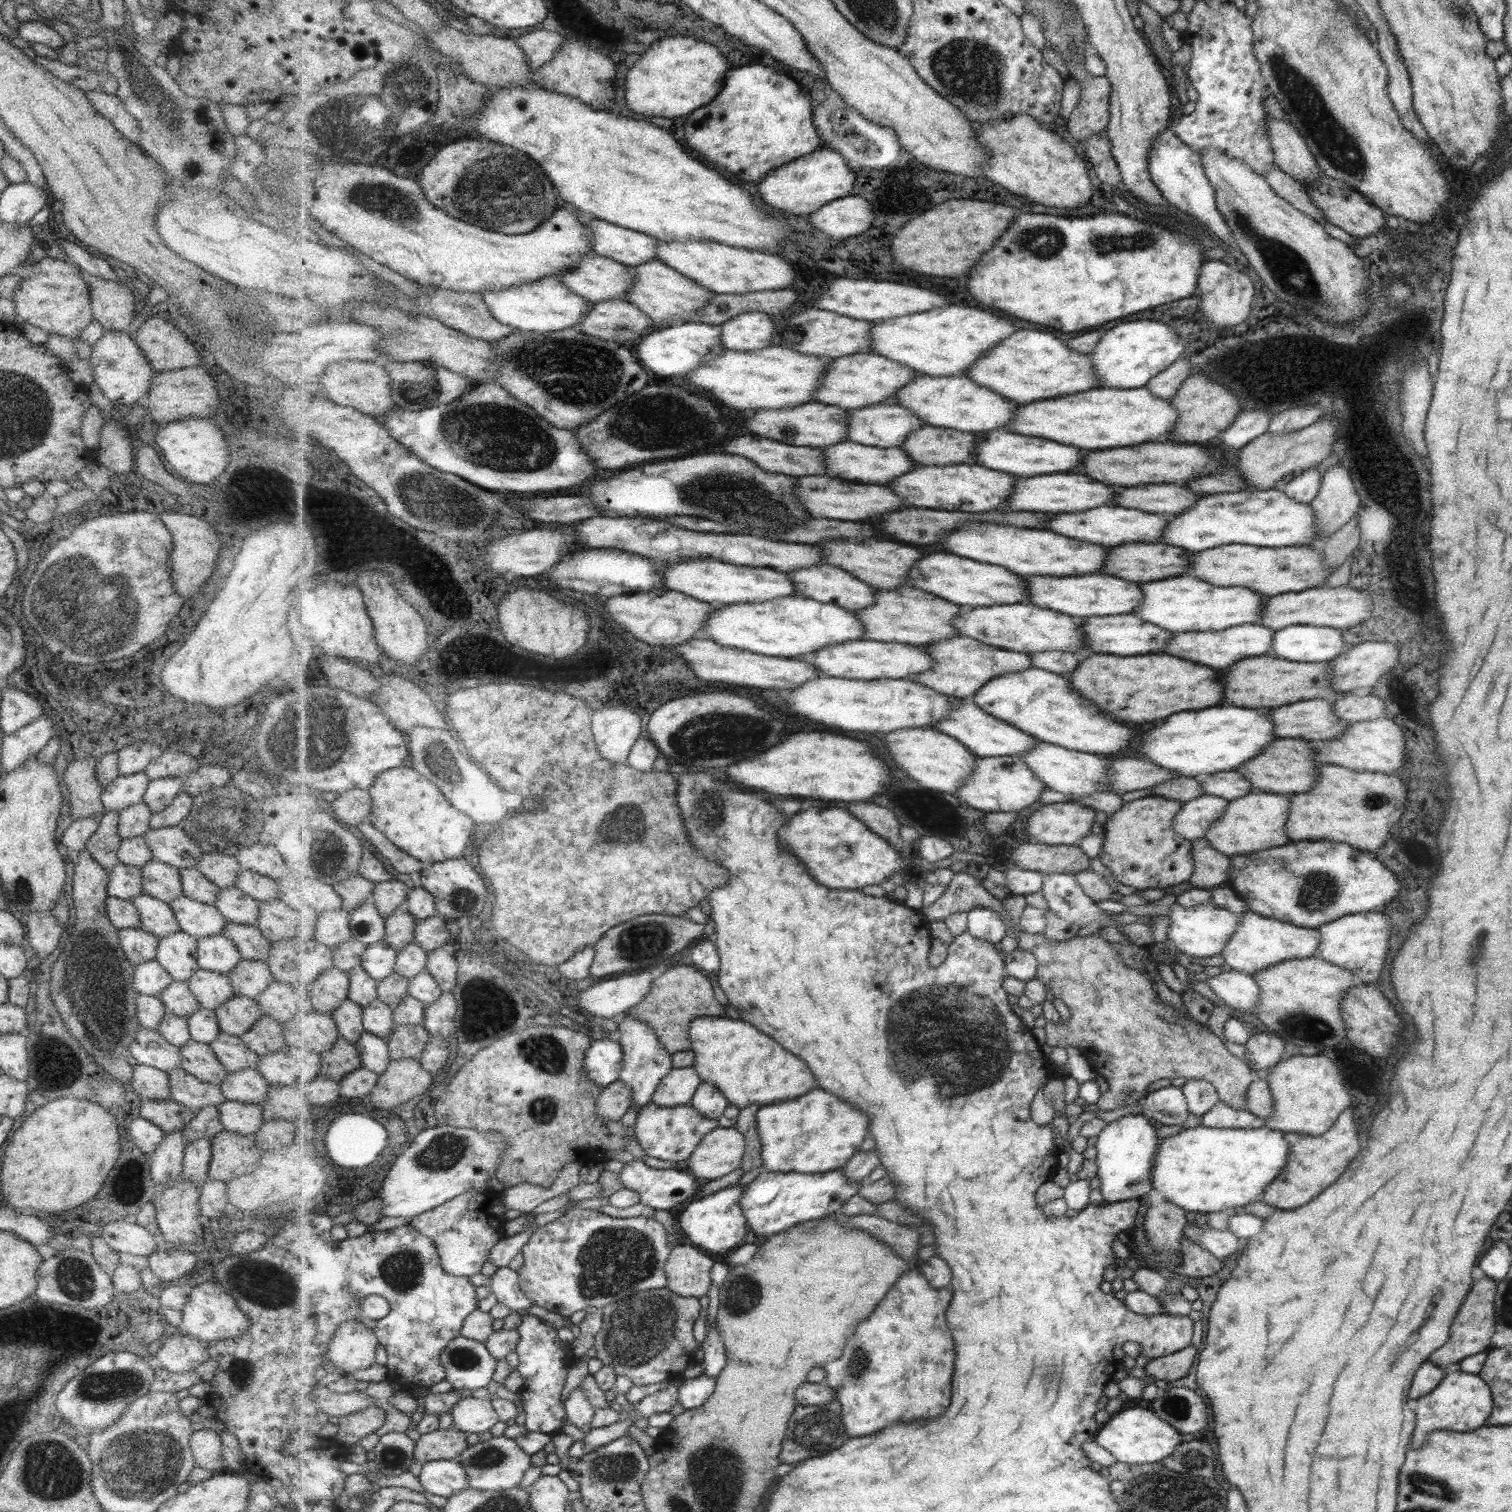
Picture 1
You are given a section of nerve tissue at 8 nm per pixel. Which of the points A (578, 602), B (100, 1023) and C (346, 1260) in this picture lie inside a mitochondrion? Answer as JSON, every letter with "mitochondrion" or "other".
{"A":"other","B":"mitochondrion","C":"other"}

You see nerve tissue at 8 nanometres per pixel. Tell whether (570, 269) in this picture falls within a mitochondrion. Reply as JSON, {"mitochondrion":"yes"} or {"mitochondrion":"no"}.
{"mitochondrion":"no"}

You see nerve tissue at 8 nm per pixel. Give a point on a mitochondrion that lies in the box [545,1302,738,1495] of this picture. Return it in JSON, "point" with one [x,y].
{"point":[622,1467]}

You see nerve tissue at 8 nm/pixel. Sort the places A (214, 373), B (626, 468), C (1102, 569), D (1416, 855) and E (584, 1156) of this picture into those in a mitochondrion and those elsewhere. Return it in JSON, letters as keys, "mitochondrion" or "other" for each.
{"A":"other","B":"other","C":"other","D":"other","E":"other"}

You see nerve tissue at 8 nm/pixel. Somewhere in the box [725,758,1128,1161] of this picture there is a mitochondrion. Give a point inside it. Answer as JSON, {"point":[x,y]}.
{"point":[956,1038]}

